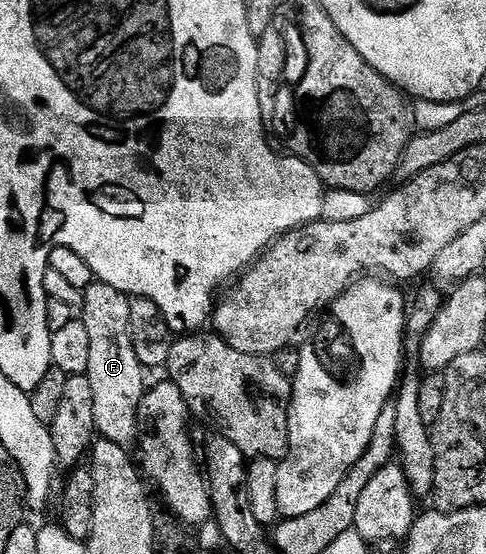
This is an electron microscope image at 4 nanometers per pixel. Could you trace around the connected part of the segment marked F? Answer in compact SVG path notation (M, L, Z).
M98 282L83 292L81 319L89 330L89 366L86 376L93 385L93 414L98 435L124 446L138 441L141 436L141 409L145 383L143 363L133 350L129 306L131 300L121 290Z

